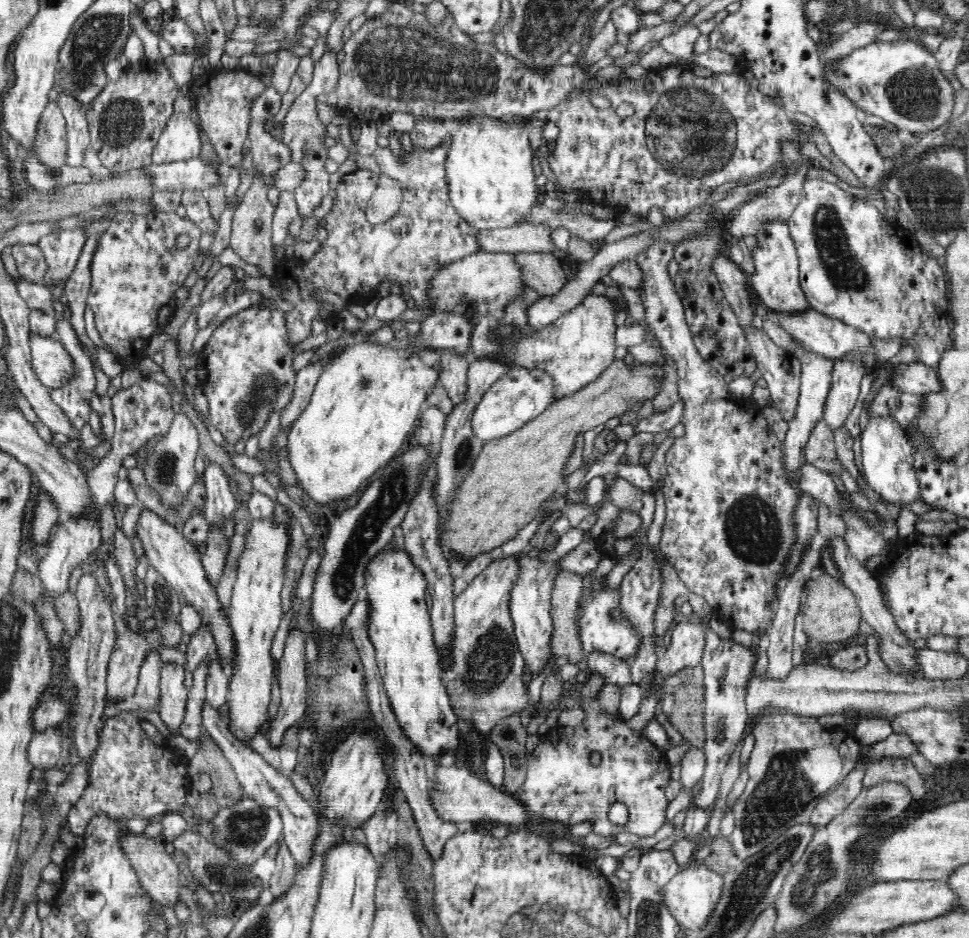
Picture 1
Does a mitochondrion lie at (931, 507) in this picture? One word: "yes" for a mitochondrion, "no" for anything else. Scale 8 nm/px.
no

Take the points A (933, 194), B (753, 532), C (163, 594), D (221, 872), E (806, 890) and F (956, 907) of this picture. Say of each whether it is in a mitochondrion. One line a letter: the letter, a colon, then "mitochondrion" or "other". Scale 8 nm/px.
A: mitochondrion
B: mitochondrion
C: mitochondrion
D: mitochondrion
E: mitochondrion
F: other

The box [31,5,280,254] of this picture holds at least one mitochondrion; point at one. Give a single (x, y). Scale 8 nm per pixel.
(95, 39)

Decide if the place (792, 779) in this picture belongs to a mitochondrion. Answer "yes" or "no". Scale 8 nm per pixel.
yes

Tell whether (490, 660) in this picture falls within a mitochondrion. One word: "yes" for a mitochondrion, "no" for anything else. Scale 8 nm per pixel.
yes

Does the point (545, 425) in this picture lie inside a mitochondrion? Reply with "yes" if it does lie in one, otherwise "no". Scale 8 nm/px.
no

